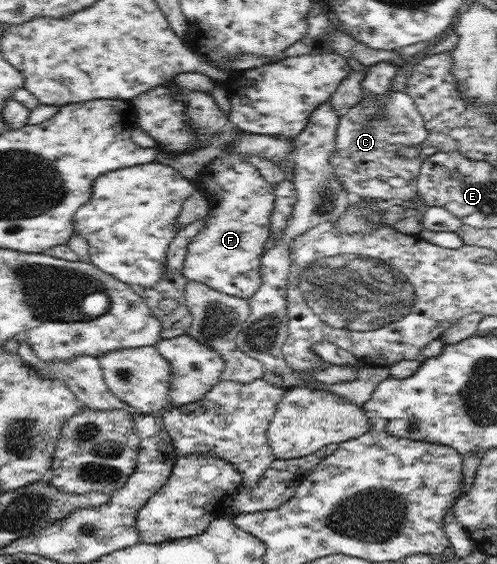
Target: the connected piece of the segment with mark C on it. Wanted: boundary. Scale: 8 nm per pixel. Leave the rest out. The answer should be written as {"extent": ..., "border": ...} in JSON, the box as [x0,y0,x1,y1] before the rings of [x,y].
{"extent":[331,92,436,204],"border":[[[390,92],[383,97],[385,112],[379,114],[379,105],[374,98],[366,96],[359,104],[346,109],[340,114],[337,127],[337,146],[333,153],[331,164],[342,185],[349,193],[349,203],[354,204],[358,198],[374,198],[376,201],[387,199],[402,199],[418,203],[417,179],[424,159],[434,155],[436,148],[423,146],[420,157],[404,159],[398,155],[398,150],[411,145],[423,145],[429,131],[425,128],[425,121],[417,110],[414,100],[404,92]]]}

